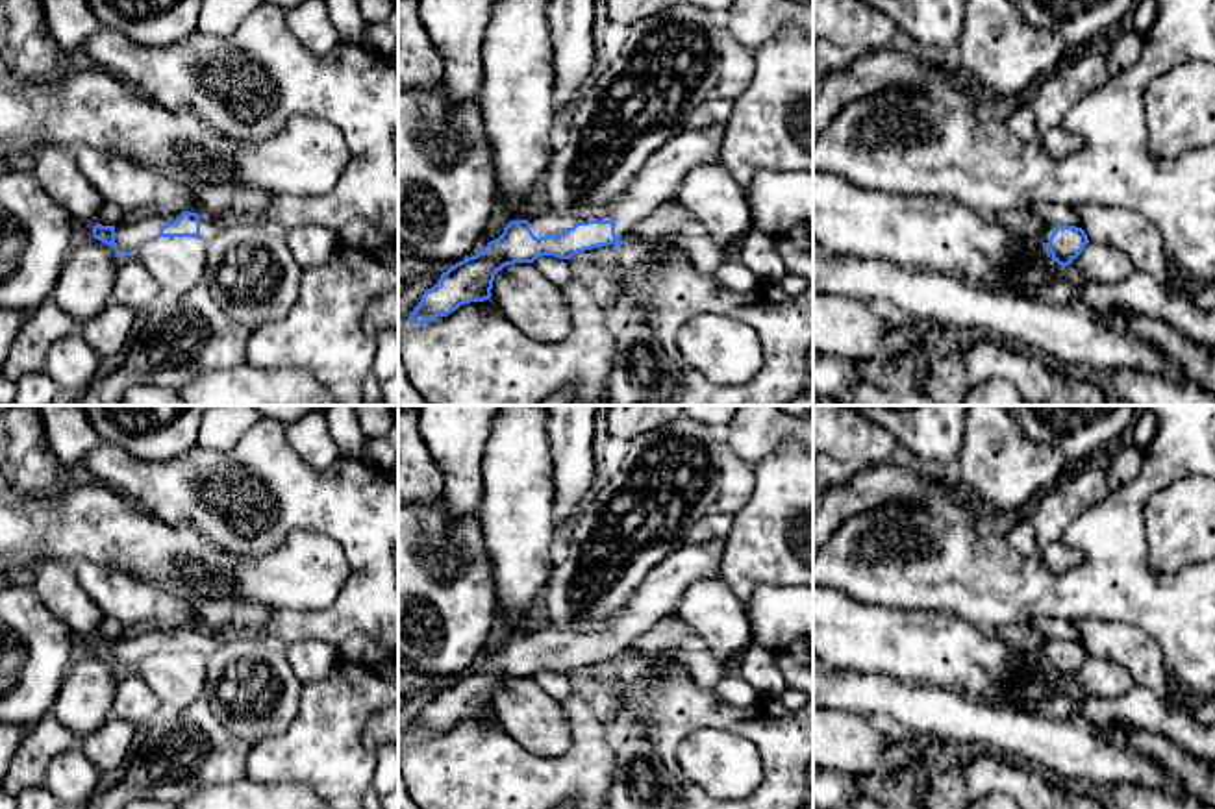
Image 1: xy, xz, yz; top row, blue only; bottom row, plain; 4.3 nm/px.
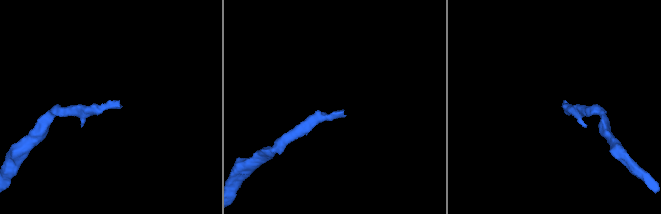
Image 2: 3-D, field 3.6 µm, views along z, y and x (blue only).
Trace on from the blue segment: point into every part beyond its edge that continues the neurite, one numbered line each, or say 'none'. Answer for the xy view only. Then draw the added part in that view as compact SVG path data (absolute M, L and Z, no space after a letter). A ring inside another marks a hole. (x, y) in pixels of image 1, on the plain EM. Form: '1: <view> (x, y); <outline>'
1: xy (128, 650); M187 620L187 622L176 622L176 624L163 622L163 624L156 624L156 626L150 626L150 628L137 629L137 631L133 631L133 633L128 635L128 637L119 637L119 639L115 641L115 657L117 657L119 665L122 665L122 666L133 666L135 663L139 663L141 659L148 657L150 653L156 653L156 652L159 650L159 644L161 644L163 639L180 633L183 628L196 628L196 629L200 631L200 653L204 653L204 655L207 655L207 657L213 655L213 653L226 642L226 639L224 639L220 633L209 631L209 629L204 629L204 628L198 628L198 626L196 626L194 622L191 622L191 620Z

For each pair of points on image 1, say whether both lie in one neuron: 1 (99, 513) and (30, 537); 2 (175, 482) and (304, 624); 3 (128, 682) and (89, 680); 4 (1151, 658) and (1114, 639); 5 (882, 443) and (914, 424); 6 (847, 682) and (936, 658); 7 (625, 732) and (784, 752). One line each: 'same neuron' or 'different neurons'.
1: same neuron
2: same neuron
3: different neurons
4: same neuron
5: different neurons
6: different neurons
7: different neurons

